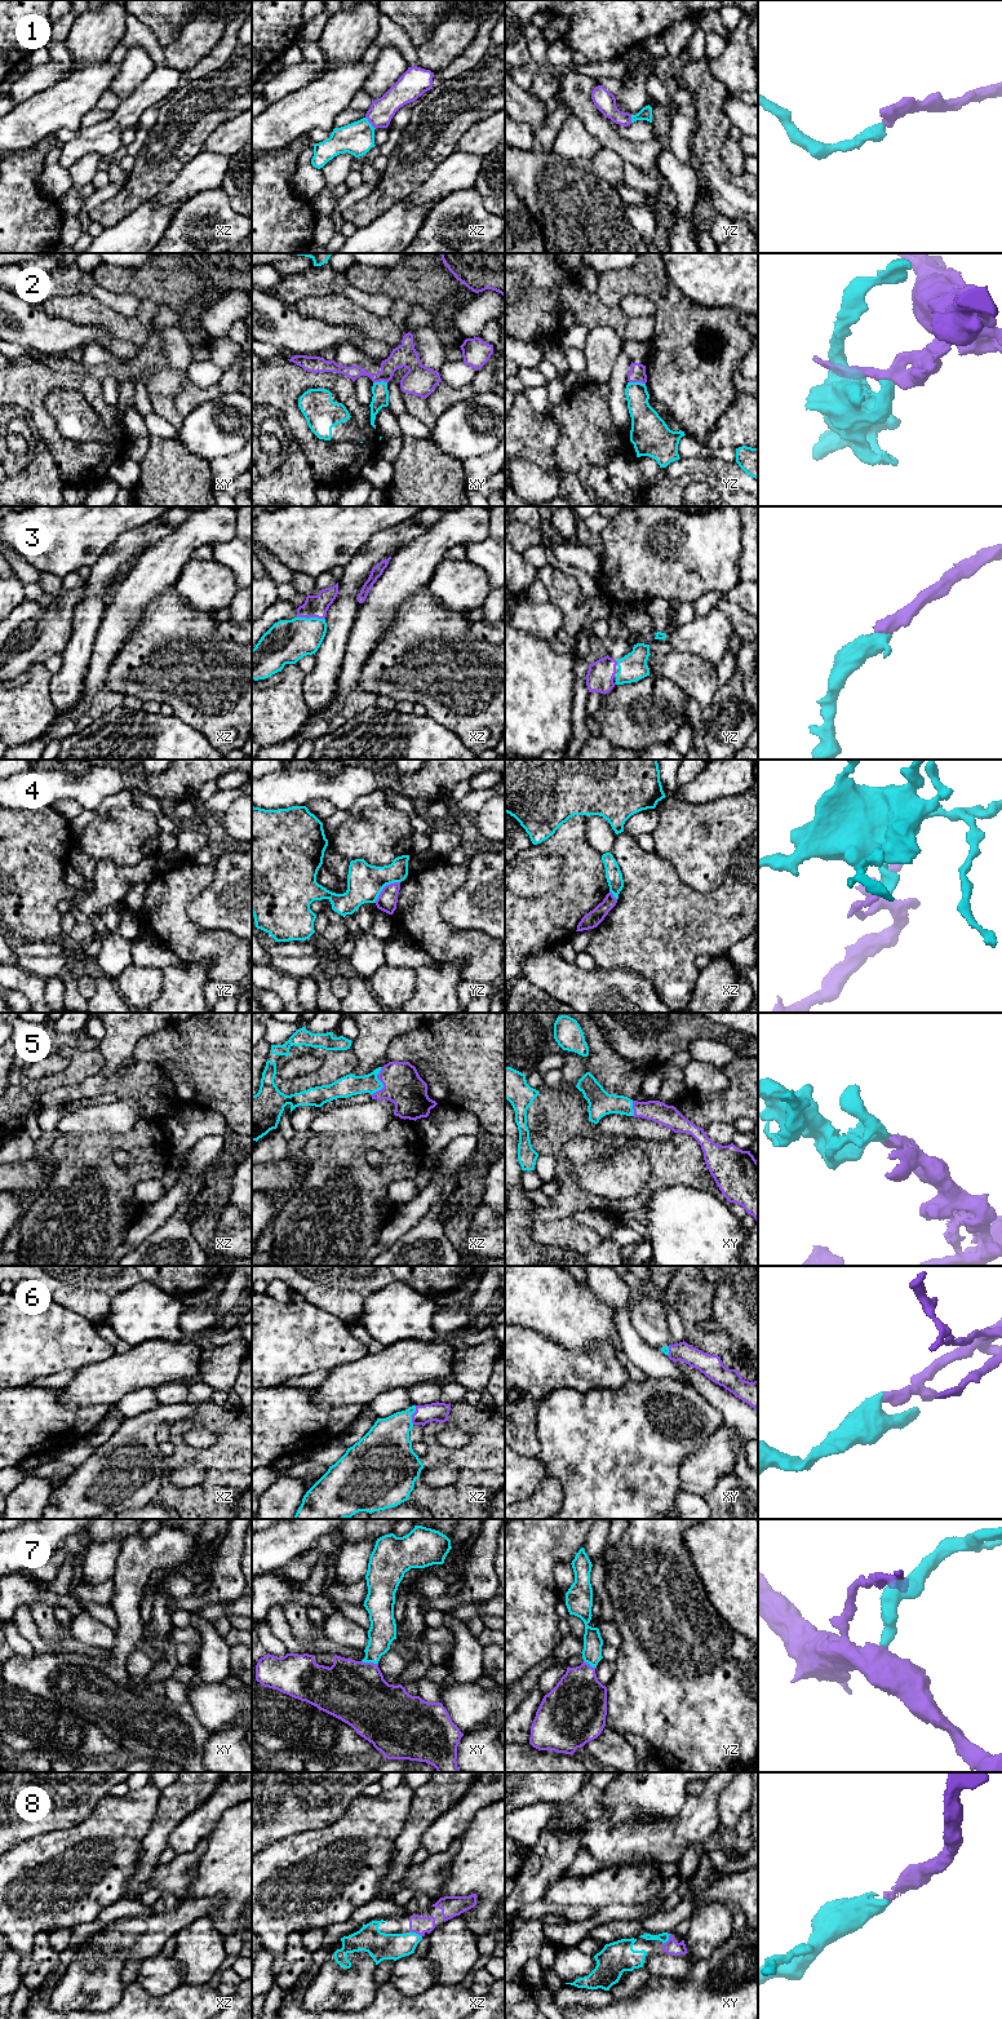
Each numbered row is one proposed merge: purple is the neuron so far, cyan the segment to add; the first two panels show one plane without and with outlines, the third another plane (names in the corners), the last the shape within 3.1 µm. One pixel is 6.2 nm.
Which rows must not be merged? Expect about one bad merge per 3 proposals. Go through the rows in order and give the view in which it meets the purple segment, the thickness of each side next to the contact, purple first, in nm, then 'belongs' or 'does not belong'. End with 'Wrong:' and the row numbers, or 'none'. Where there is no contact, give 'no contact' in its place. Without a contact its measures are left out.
1: xz | 150/200 nm | belongs
2: yz | 100/180 nm | does not belong
3: xz | 140/280 nm | belongs
4: yz | 120/220 nm | does not belong
5: xz | 240/130 nm | belongs
6: xz | 120/300 nm | belongs
7: xy | 380/170 nm | belongs
8: xz | 110/170 nm | belongs
Wrong: 2, 4

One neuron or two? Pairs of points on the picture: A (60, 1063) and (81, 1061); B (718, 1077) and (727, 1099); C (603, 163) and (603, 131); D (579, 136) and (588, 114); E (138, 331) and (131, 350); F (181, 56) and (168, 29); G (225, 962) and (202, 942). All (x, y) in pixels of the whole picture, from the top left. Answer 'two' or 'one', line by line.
A: two
B: two
C: two
D: two
E: two
F: two
G: one

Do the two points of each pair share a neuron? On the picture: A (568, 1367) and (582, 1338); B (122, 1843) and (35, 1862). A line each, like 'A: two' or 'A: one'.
A: two
B: one

